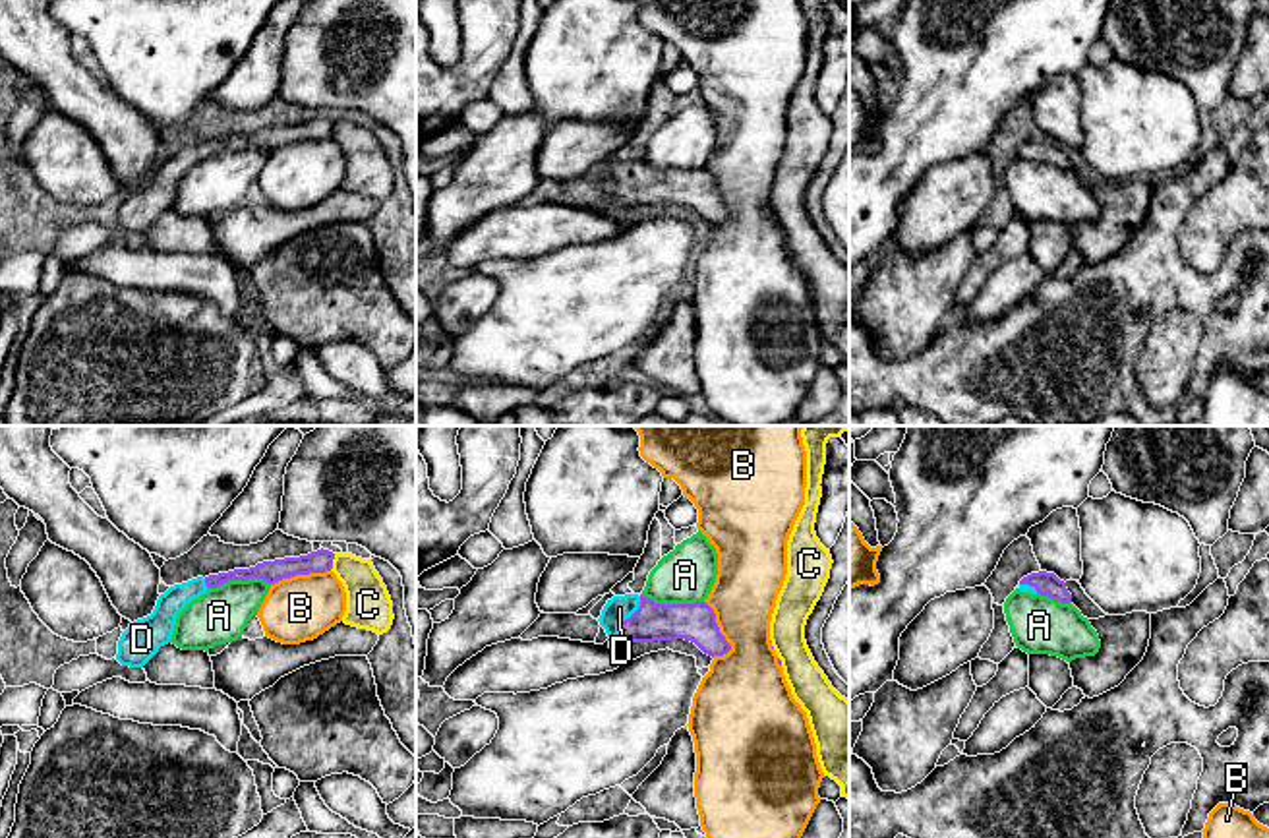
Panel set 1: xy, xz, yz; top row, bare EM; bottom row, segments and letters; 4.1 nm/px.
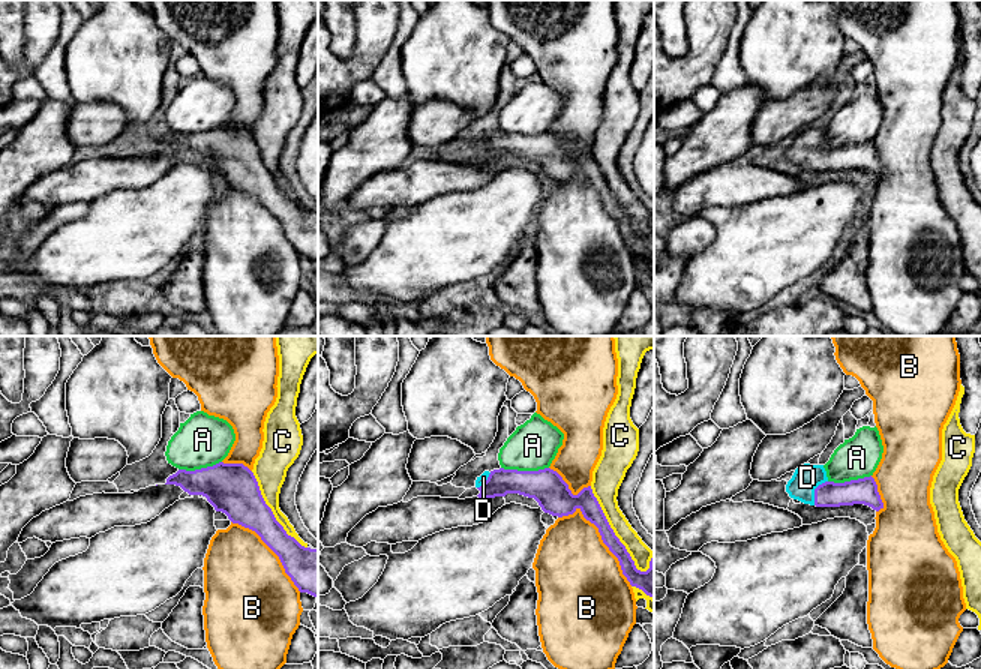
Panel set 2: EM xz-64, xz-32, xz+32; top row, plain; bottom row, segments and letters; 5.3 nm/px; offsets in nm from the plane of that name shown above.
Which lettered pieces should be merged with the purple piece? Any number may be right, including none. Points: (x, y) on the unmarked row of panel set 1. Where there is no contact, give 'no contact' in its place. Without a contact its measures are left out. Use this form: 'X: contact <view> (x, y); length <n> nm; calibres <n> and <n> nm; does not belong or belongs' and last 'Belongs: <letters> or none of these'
A: contact xz (672, 171); length 260 nm; calibres 160 and 240 nm; does not belong
B: contact xz (718, 196); length 260 nm; calibres 160 and 300 nm; does not belong
C: contact xy (331, 128); length 80 nm; calibres 100 and 190 nm; does not belong
D: contact xz (629, 184); length 200 nm; calibres 160 and 110 nm; belongs
Belongs: D

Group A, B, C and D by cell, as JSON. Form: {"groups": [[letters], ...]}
{"groups": [["A"], ["B"], ["C"], ["D"]]}

